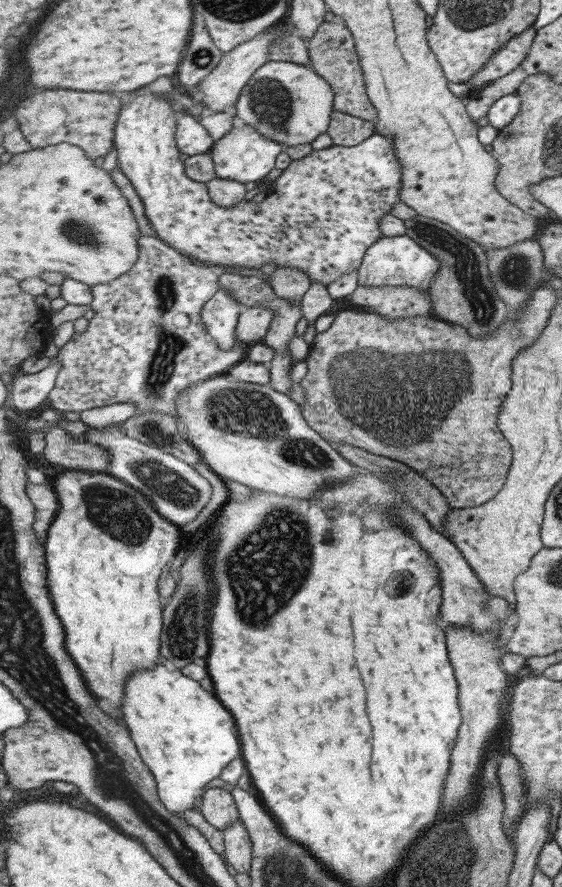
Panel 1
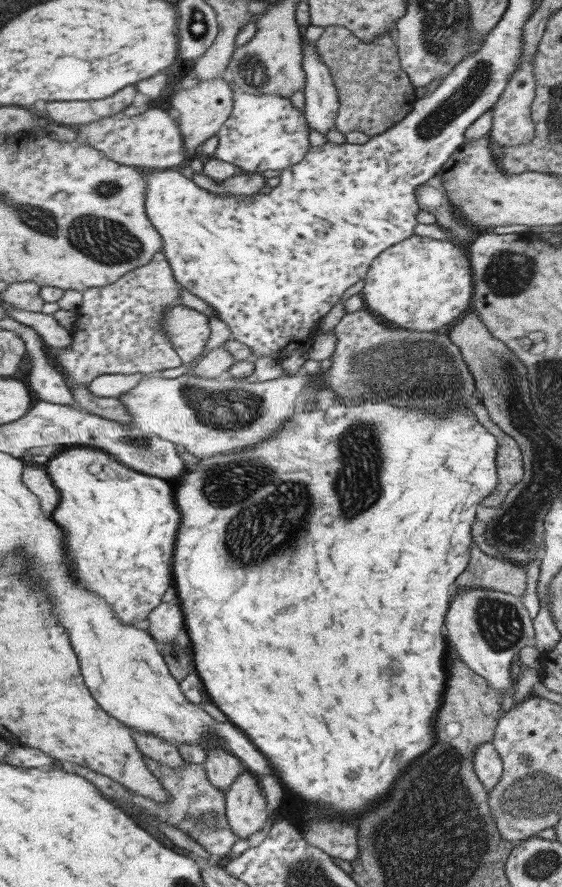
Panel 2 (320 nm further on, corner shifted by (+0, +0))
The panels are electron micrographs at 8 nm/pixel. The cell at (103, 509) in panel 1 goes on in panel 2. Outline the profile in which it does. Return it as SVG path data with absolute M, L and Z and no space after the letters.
M70 447L58 451L45 464L47 471L50 474L50 479L55 483L59 489L60 504L52 519L61 526L61 530L65 532L67 558L71 562L71 572L74 577L83 583L86 588L103 595L107 602L112 604L118 617L127 623L127 626L133 626L139 620L149 618L151 612L155 610L163 602L165 592L174 586L174 560L175 560L175 542L178 540L179 528L183 522L183 516L179 511L179 506L175 497L175 485L171 484L167 479L156 477L155 475L145 474L141 471L128 467L119 459L116 459L107 451L96 449L95 447Z

